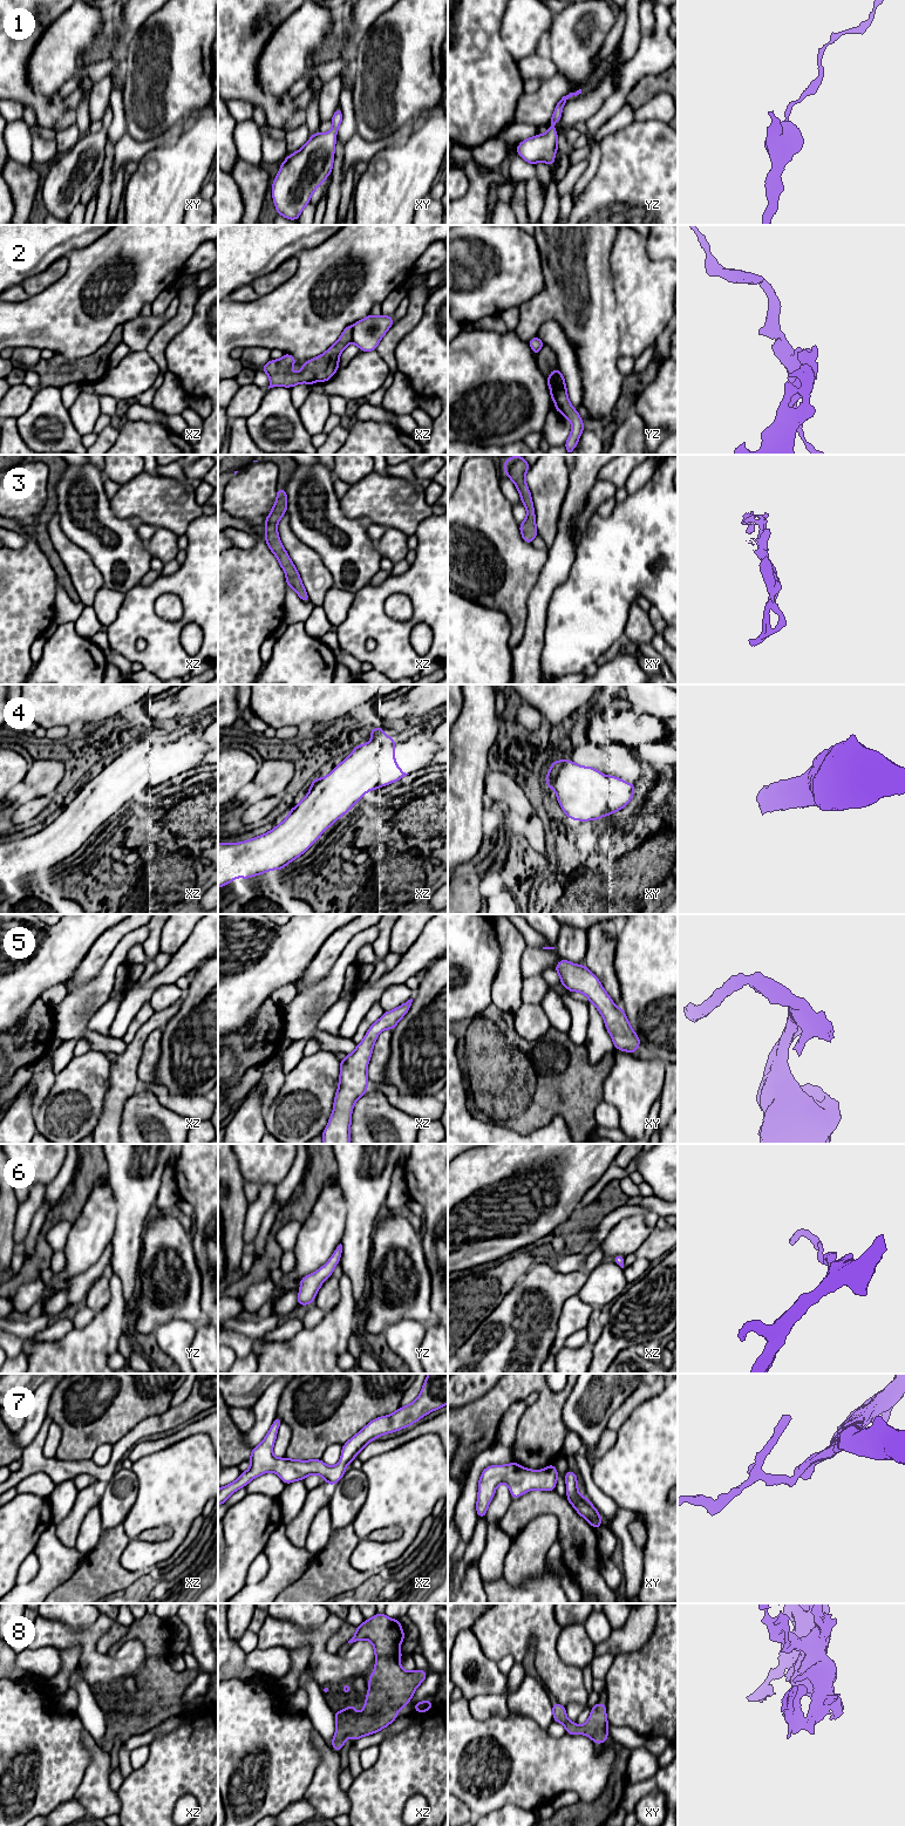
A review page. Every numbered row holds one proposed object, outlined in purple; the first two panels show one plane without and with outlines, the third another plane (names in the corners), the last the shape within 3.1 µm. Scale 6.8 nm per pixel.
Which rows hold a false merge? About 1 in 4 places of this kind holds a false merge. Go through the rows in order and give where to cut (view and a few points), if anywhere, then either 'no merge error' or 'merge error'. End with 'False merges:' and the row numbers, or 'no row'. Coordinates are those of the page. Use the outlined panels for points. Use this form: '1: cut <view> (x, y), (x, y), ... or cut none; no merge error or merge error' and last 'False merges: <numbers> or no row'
1: cut none; no merge error
2: cut xz (351, 326), (352, 341); merge error
3: cut none; no merge error
4: cut none; no merge error
5: cut none; no merge error
6: cut none; no merge error
7: cut none; no merge error
8: cut none; no merge error
False merges: 2

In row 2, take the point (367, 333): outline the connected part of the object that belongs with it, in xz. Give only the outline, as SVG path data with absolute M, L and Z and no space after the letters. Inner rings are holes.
M369 314L367 318L352 325L352 342L361 352L375 350L379 342L394 323L393 316Z

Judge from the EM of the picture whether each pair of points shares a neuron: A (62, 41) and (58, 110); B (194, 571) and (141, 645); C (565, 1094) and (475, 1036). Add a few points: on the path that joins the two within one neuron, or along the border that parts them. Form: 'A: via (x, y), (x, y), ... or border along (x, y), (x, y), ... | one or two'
A: border along (28, 82), (41, 94), (54, 94) | two
B: border along (138, 638), (145, 641), (143, 651) | two
C: via (543, 1082), (521, 1082), (497, 1058) | one

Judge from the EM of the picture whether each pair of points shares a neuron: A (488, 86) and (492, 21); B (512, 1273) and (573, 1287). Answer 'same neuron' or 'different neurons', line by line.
A: same neuron
B: different neurons

